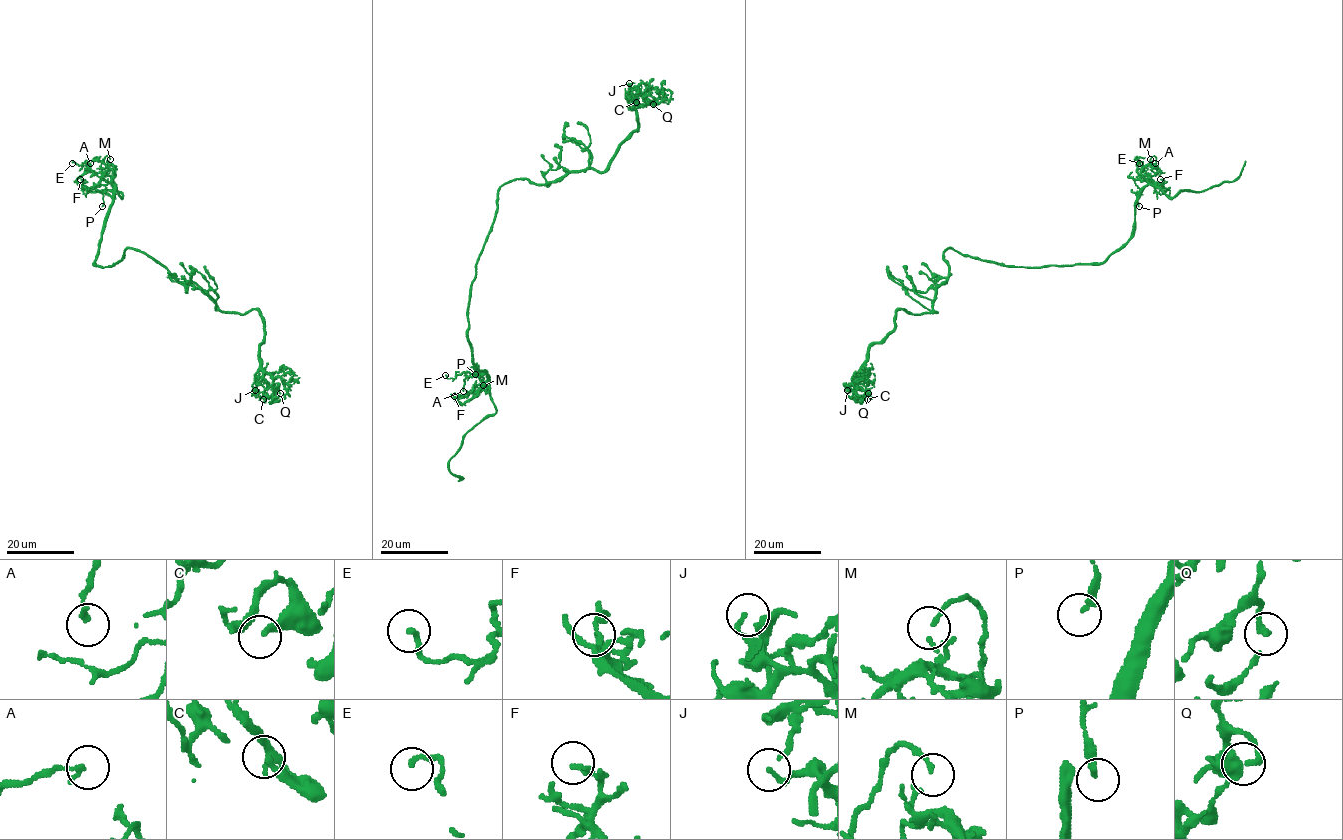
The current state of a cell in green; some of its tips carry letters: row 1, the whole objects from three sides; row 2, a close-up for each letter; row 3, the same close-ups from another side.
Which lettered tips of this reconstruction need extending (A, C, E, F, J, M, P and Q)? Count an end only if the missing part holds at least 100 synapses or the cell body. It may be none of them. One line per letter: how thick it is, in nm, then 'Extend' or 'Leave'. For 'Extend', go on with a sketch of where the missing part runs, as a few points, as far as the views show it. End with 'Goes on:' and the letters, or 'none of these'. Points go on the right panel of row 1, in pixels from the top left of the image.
A: Thickness 190 nm. Leave
C: Thickness 240 nm. Leave
E: Thickness 180 nm. Leave
F: Thickness 160 nm. Leave
J: Thickness 160 nm. Leave
M: Thickness 90 nm. Leave
P: Thickness 200 nm. Leave
Q: Thickness 140 nm. Leave
Goes on: none of these

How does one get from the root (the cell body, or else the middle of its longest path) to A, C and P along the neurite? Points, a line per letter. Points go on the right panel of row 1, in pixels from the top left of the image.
A: (988, 261), (1025, 267), (1102, 263), (1130, 237), (1139, 193), (1148, 184), (1141, 179), (1141, 172), (1155, 163)
C: (988, 261), (944, 252), (949, 277), (937, 288), (936, 311), (899, 309), (895, 328), (853, 378), (867, 399)
P: (988, 261), (1025, 267), (1102, 263), (1131, 235), (1137, 192), (1139, 206)

